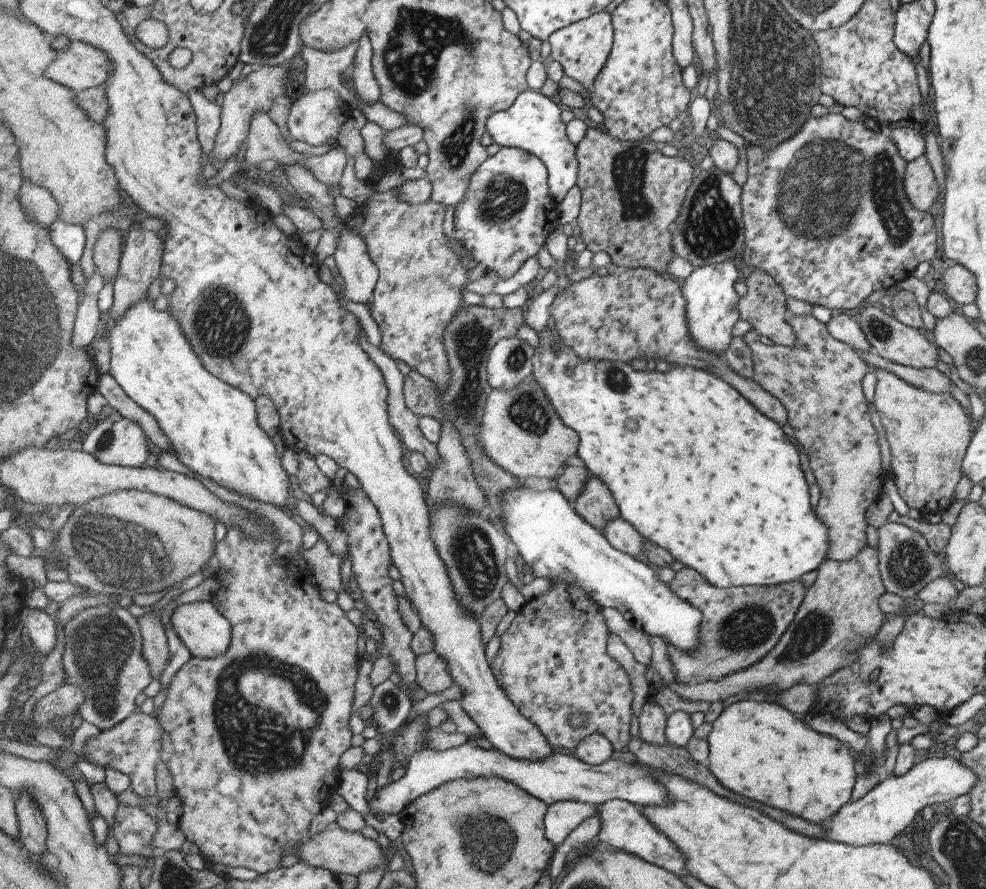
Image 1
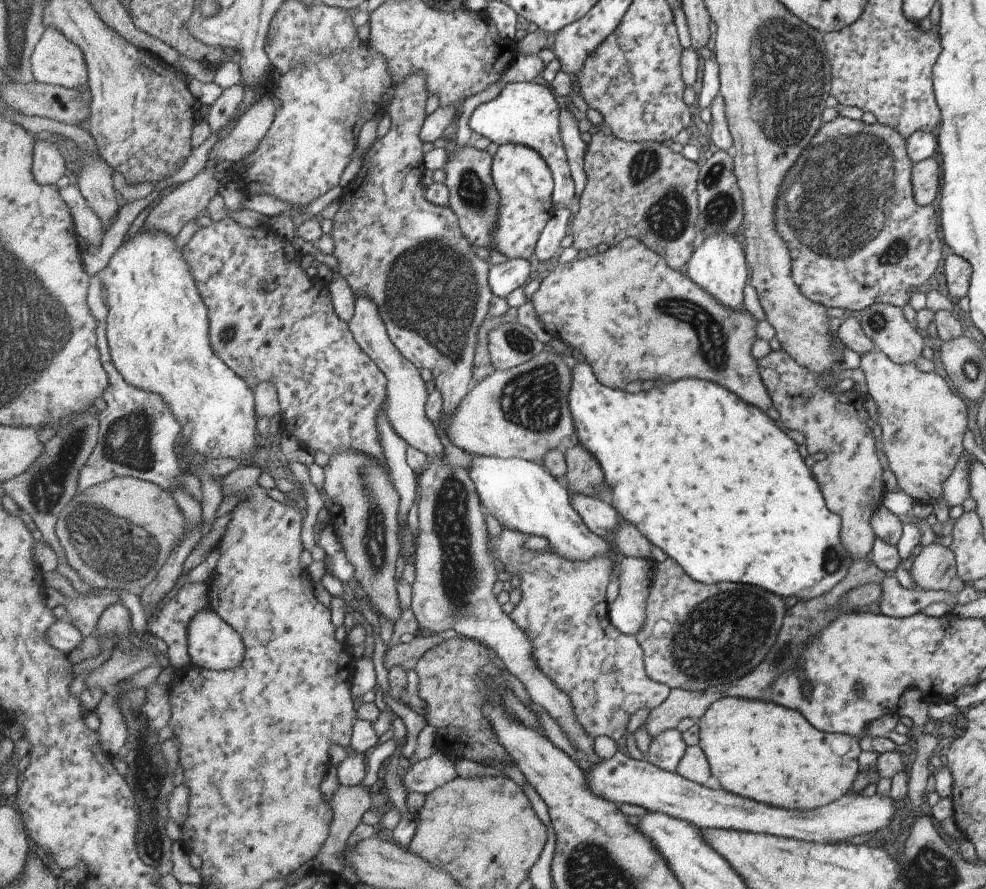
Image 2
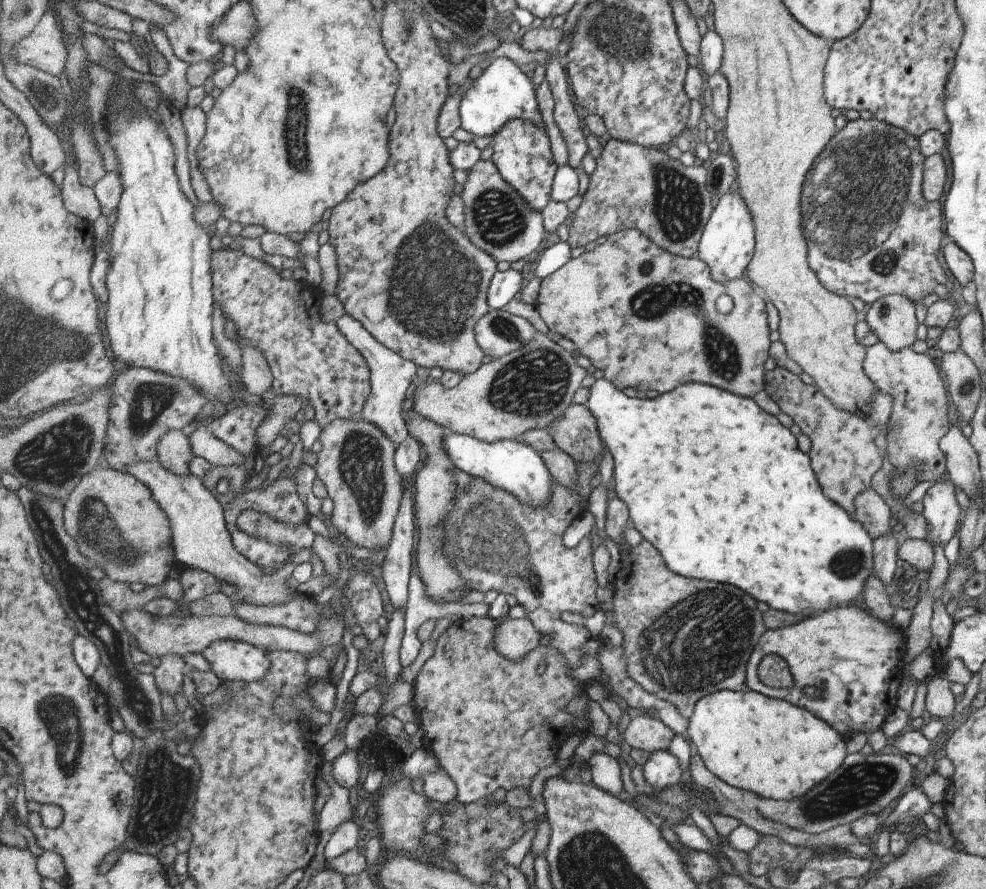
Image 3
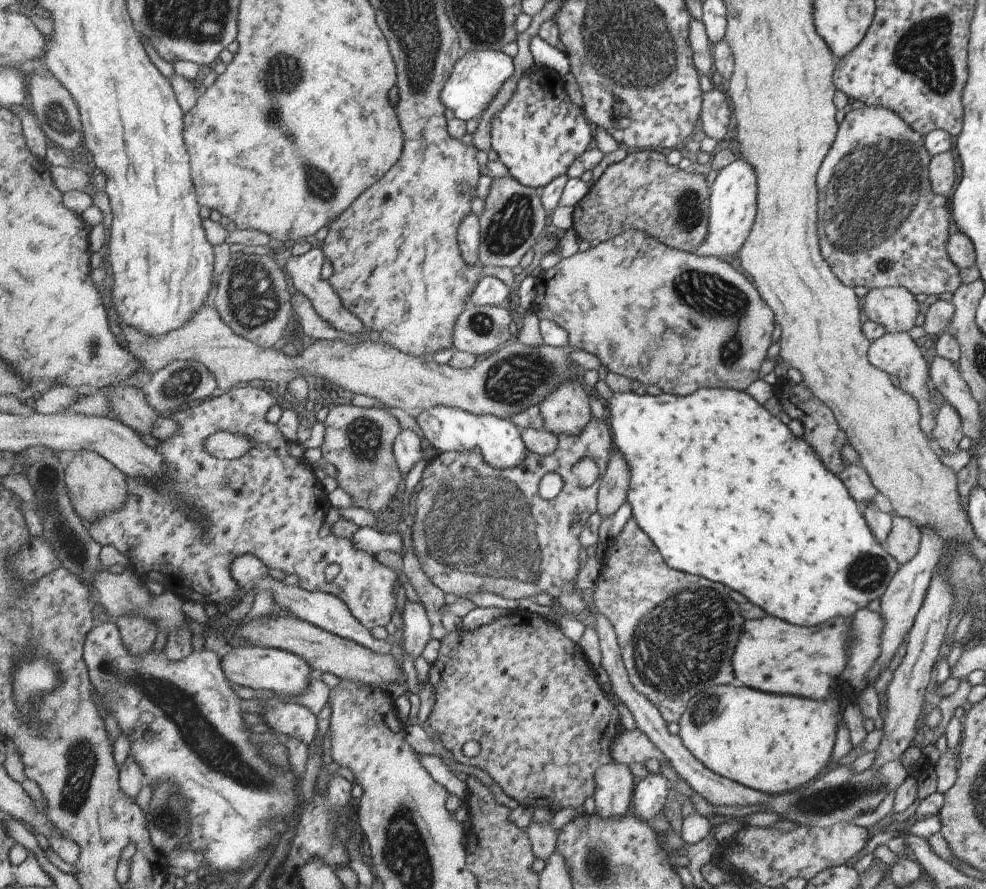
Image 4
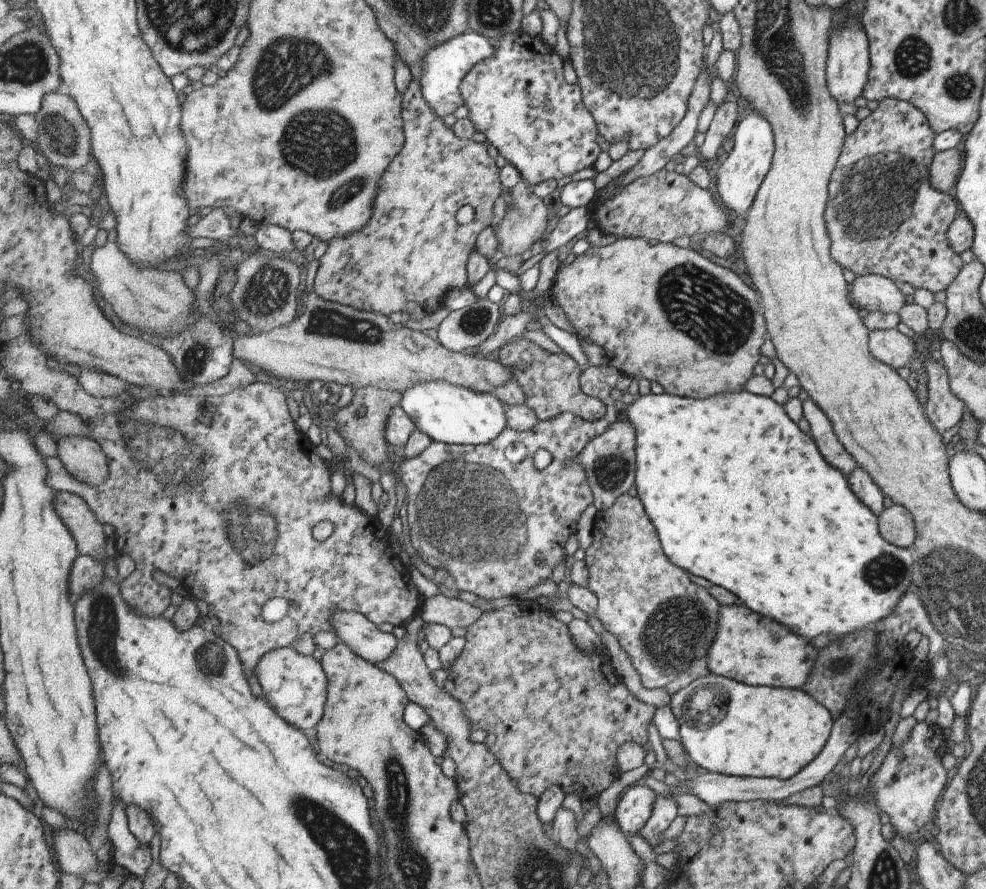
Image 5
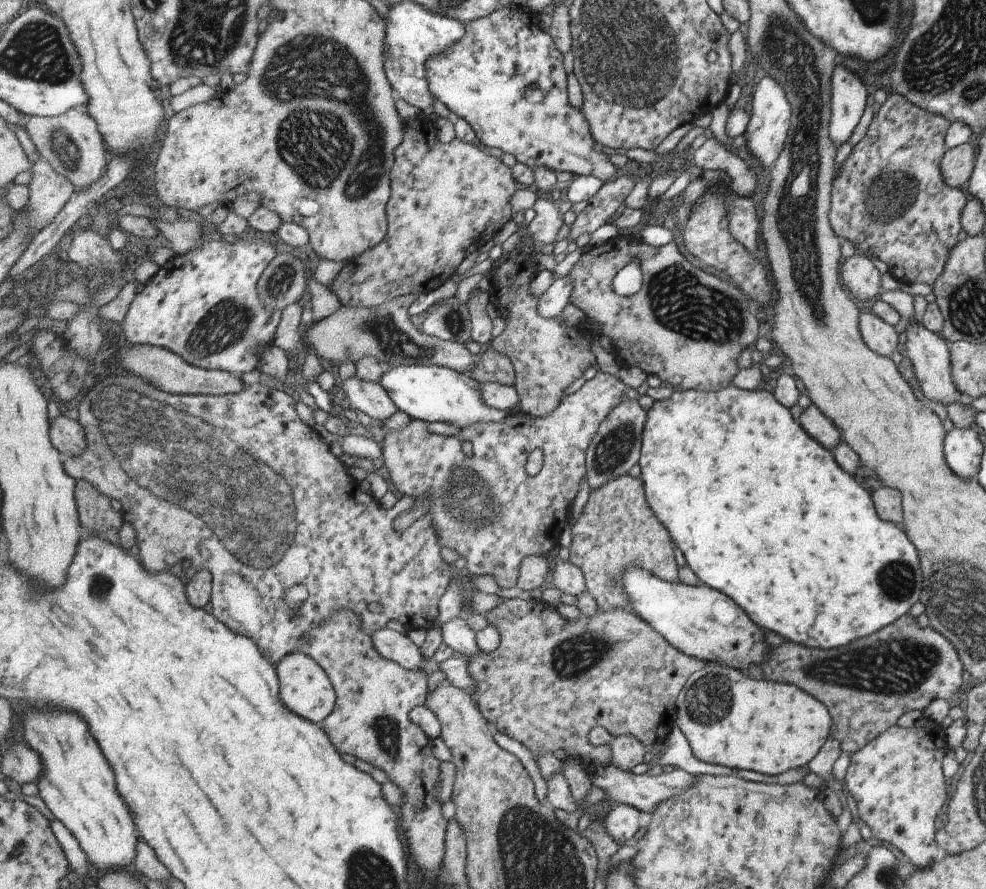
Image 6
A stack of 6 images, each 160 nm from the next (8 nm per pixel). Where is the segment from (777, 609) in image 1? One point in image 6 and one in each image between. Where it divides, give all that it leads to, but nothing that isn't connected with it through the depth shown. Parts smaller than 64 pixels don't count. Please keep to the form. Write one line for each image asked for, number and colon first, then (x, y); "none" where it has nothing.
2: (685, 648)
3: (683, 639)
4: (676, 632)
5: (665, 623)
6: (617, 527)

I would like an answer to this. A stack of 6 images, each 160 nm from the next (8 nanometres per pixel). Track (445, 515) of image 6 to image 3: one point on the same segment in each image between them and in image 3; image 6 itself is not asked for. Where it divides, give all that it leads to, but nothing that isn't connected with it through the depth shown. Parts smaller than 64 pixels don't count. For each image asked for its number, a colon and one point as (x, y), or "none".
3: (499, 544)
4: (480, 528)
5: (486, 514)

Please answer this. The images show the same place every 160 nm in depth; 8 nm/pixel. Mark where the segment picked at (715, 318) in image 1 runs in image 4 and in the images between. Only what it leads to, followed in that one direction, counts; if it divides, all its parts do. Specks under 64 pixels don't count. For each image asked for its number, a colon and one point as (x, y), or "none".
2: (718, 265)
3: (726, 244)
4: (731, 199)

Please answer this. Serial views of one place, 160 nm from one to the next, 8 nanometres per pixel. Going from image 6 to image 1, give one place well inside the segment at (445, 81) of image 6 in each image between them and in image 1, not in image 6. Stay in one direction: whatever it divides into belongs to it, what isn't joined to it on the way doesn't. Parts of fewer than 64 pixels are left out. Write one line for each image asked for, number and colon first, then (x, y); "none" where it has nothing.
1: (506, 218)
2: (526, 185)
3: (523, 153)
4: (538, 134)
5: (520, 101)

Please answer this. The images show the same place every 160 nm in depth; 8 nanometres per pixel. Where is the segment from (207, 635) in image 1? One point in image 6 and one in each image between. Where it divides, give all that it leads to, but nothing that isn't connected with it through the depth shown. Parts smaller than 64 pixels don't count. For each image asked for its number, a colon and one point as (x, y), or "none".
2: (213, 644)
3: (232, 660)
4: (268, 668)
5: (297, 685)
6: (305, 685)

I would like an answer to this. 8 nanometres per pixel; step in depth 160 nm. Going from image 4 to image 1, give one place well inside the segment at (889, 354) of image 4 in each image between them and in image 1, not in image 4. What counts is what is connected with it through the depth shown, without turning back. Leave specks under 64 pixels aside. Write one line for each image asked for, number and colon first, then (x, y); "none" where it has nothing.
1: (927, 432)
2: (922, 422)
3: (918, 418)

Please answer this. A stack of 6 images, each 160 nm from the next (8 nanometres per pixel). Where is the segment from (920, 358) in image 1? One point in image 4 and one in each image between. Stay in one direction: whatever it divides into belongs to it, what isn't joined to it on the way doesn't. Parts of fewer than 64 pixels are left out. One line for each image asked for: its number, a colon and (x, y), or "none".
2: (884, 324)
3: (891, 318)
4: (894, 308)

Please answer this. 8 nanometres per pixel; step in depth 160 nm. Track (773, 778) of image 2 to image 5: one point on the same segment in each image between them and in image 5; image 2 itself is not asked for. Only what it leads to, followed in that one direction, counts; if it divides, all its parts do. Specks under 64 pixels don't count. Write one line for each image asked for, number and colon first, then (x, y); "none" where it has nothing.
3: (769, 747)
4: (773, 744)
5: (726, 727)

